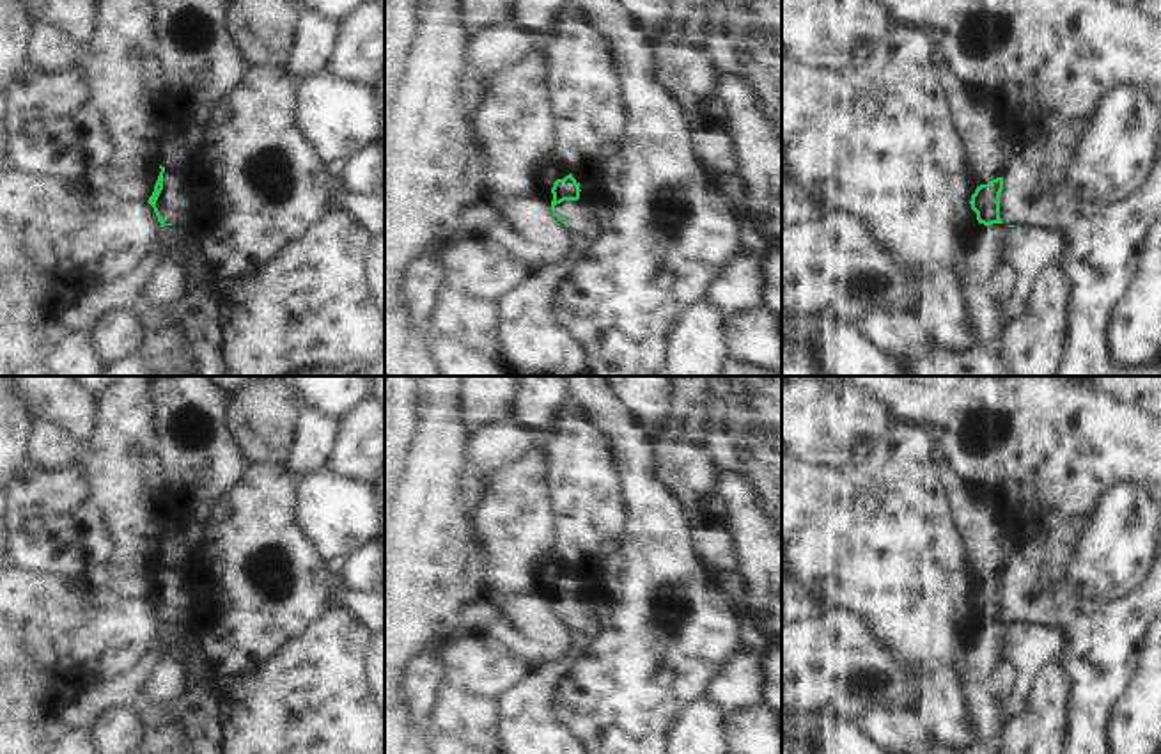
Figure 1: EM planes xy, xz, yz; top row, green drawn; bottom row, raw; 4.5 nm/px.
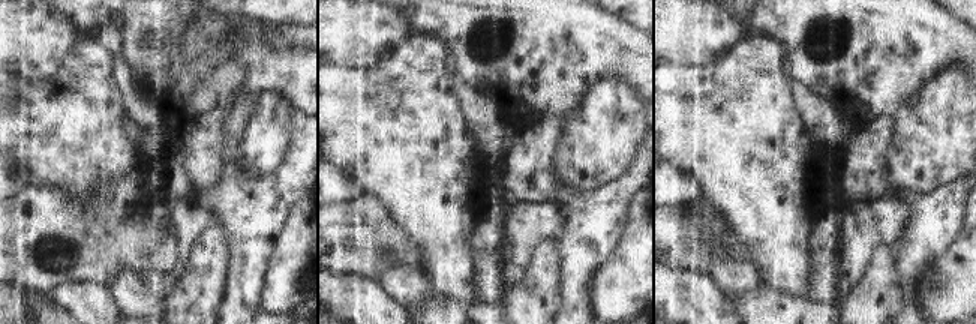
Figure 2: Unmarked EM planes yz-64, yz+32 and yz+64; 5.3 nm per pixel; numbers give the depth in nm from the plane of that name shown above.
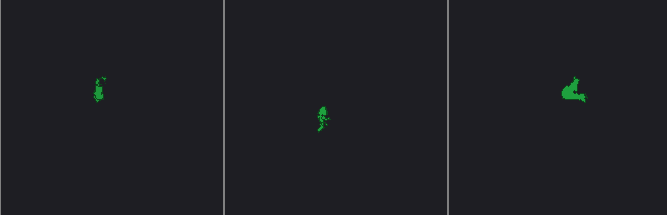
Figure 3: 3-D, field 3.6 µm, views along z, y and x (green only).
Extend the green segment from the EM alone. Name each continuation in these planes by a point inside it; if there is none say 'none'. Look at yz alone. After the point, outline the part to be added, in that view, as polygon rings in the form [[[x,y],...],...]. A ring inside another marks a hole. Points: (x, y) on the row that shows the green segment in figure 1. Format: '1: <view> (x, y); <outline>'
1: yz (988, 149); [[[922,27],[936,50],[936,73],[950,108],[954,130],[964,144],[968,176],[973,185],[987,185],[1003,177],[1016,154],[1014,137],[1001,131],[991,105],[966,89],[943,55],[943,34],[936,27]]]
2: yz (986, 247); [[[978,224],[970,238],[966,252],[966,291],[964,303],[975,334],[991,348],[996,348],[1010,319],[1003,305],[996,303],[989,293],[989,279],[1003,263],[1009,225]]]

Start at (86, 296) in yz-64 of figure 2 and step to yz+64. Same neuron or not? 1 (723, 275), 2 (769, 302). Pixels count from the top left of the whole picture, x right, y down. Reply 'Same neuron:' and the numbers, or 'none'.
Same neuron: 1

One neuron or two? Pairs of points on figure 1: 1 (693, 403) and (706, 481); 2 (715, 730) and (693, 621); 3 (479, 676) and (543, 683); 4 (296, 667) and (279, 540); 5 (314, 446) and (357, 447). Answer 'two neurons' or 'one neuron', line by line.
1: one neuron
2: two neurons
3: two neurons
4: two neurons
5: two neurons

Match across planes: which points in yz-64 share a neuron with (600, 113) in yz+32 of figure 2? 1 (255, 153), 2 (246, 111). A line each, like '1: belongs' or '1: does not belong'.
1: belongs
2: does not belong

